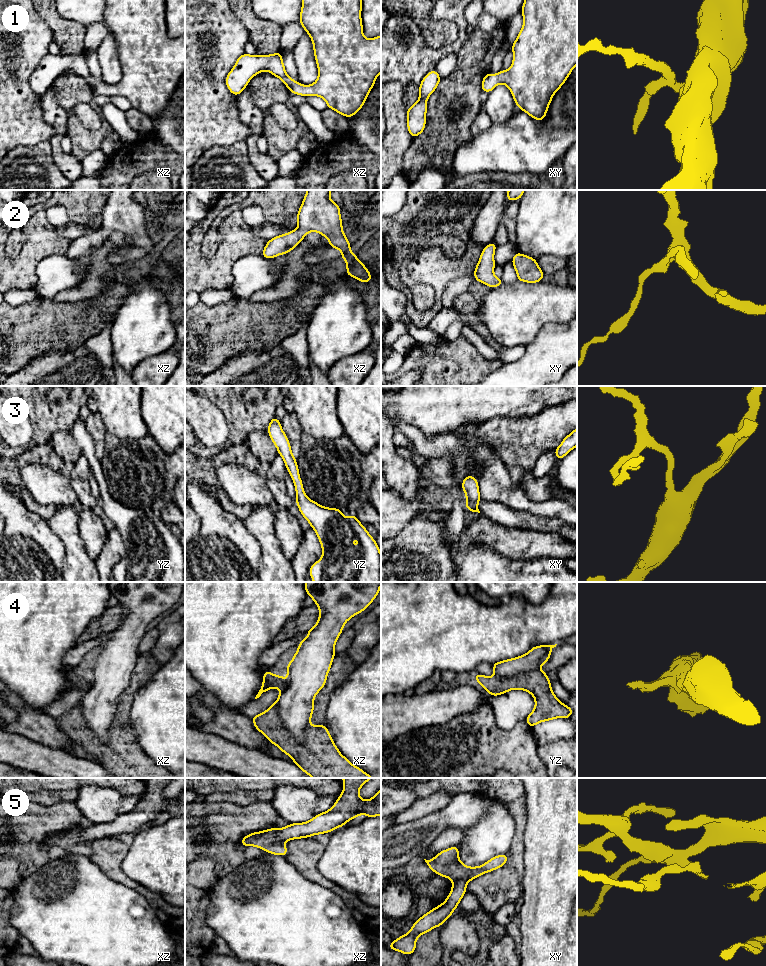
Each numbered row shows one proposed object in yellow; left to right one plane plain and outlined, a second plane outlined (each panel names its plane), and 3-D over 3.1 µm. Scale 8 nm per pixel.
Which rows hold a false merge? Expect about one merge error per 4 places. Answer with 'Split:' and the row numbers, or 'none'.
Split: 4

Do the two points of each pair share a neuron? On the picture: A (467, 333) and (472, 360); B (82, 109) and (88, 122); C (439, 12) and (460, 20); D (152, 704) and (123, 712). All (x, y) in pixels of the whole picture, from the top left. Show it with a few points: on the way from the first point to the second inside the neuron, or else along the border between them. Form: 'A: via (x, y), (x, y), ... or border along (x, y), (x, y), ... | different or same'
A: border along (460, 335), (468, 340), (485, 358) | different
B: via (83, 112), (88, 119) | same
C: via (444, 12), (452, 12), (455, 15) | same
D: border along (139, 688), (134, 696), (129, 721) | different

